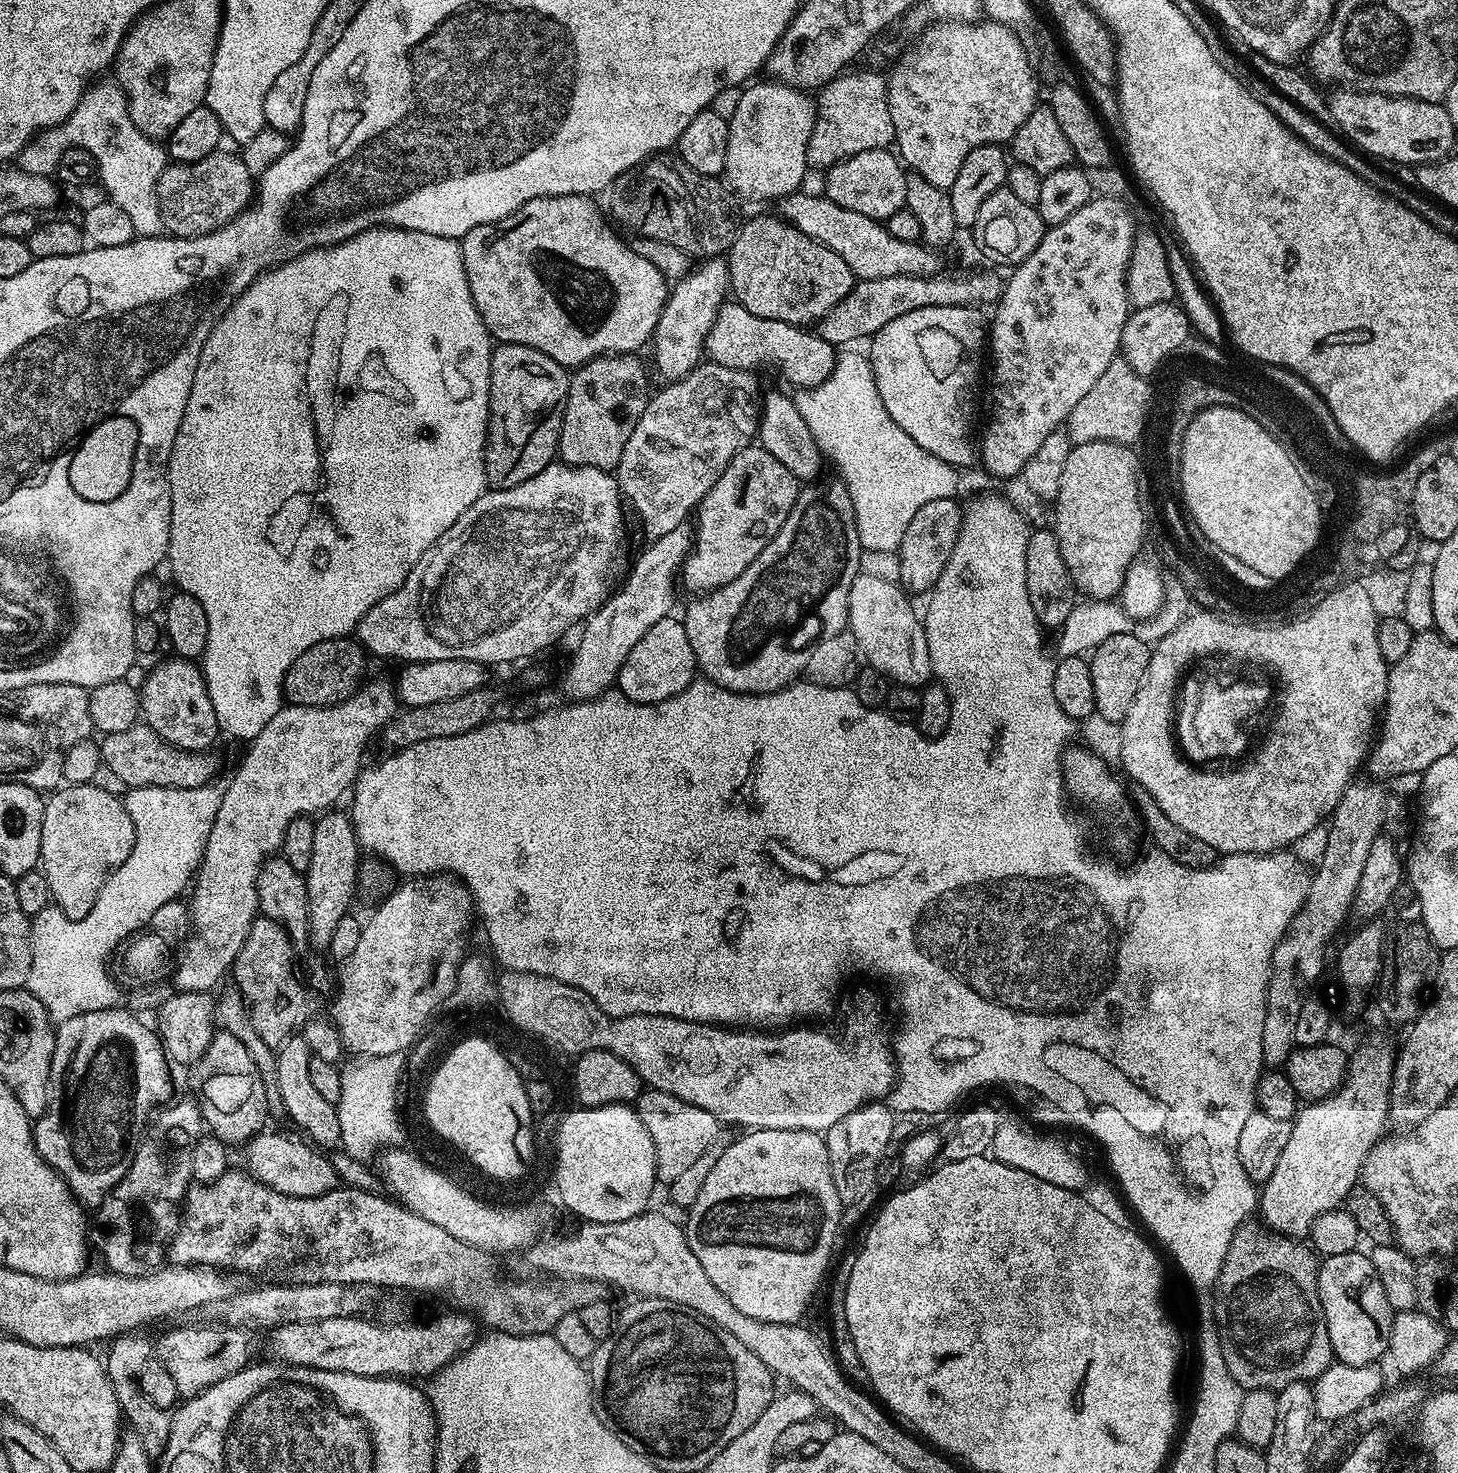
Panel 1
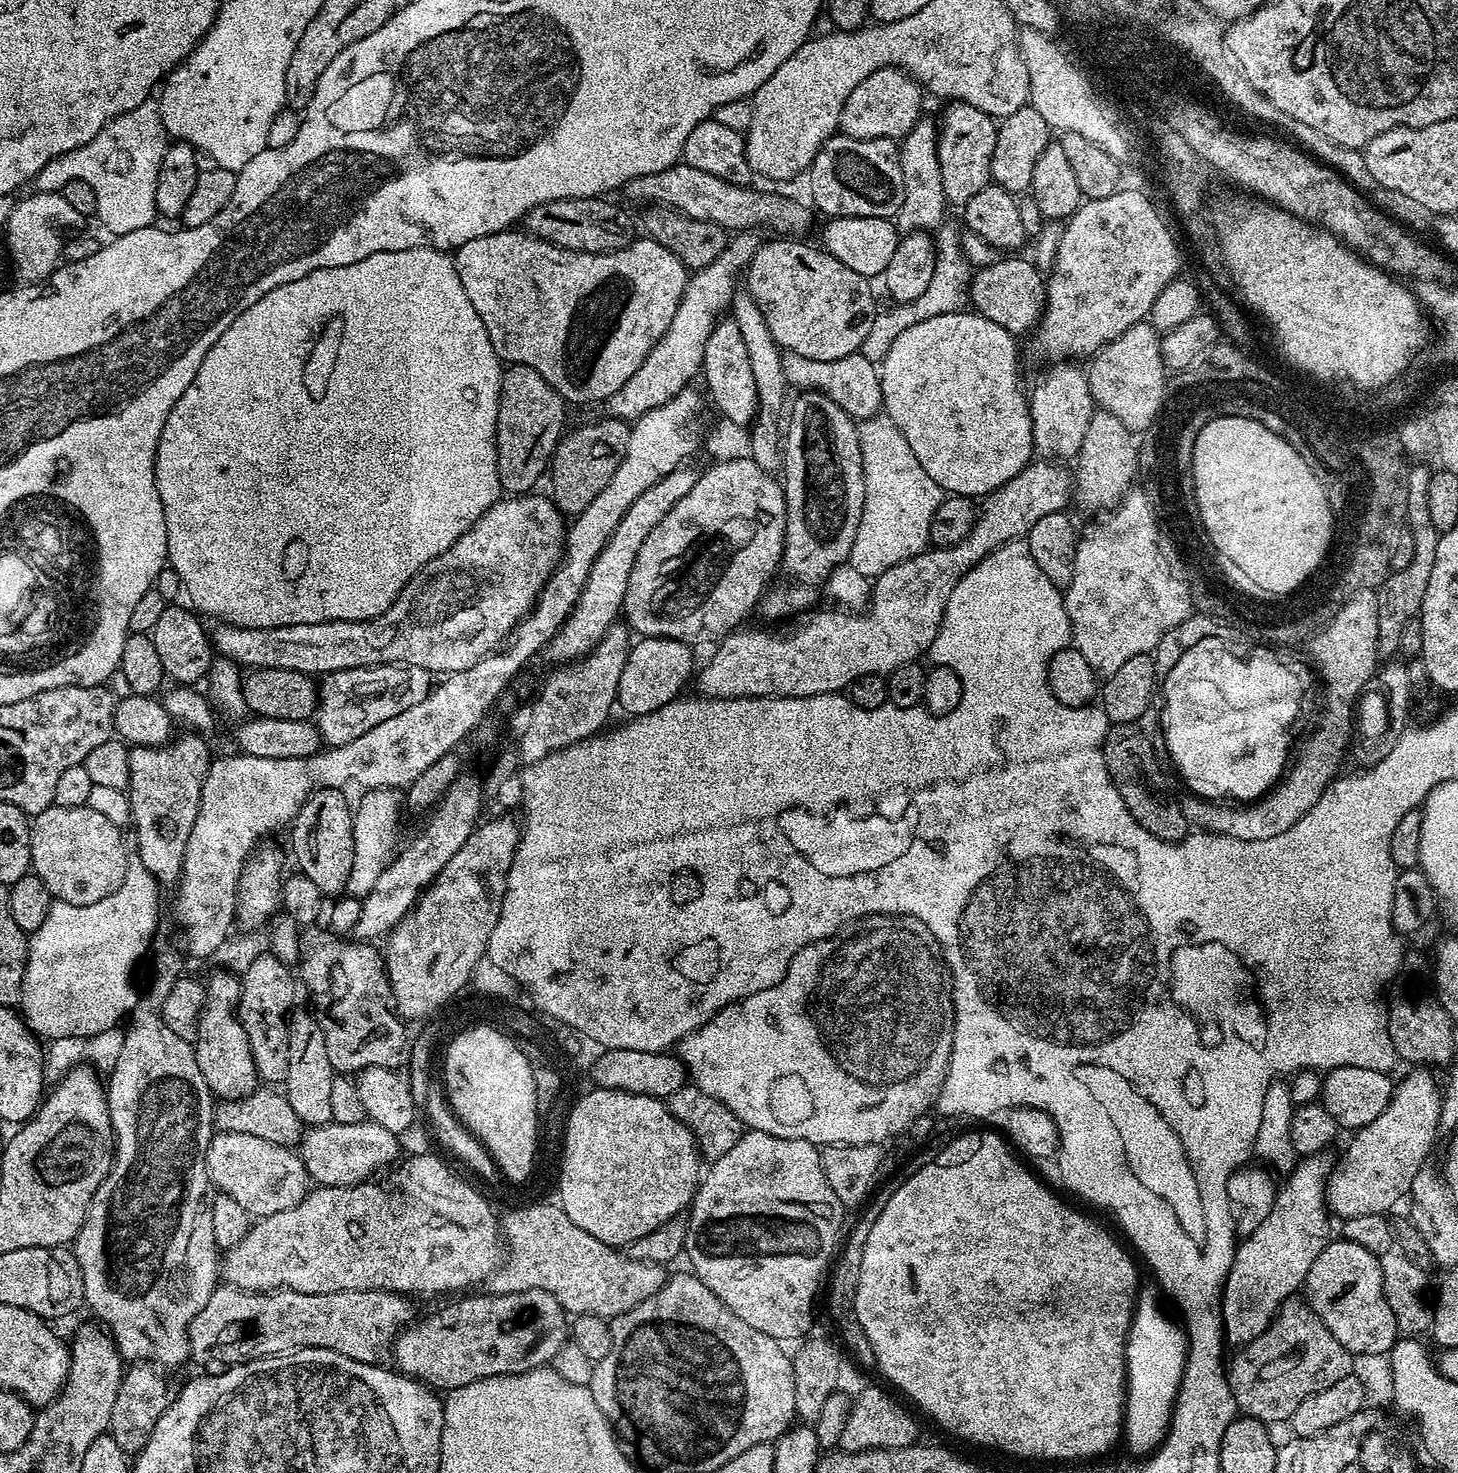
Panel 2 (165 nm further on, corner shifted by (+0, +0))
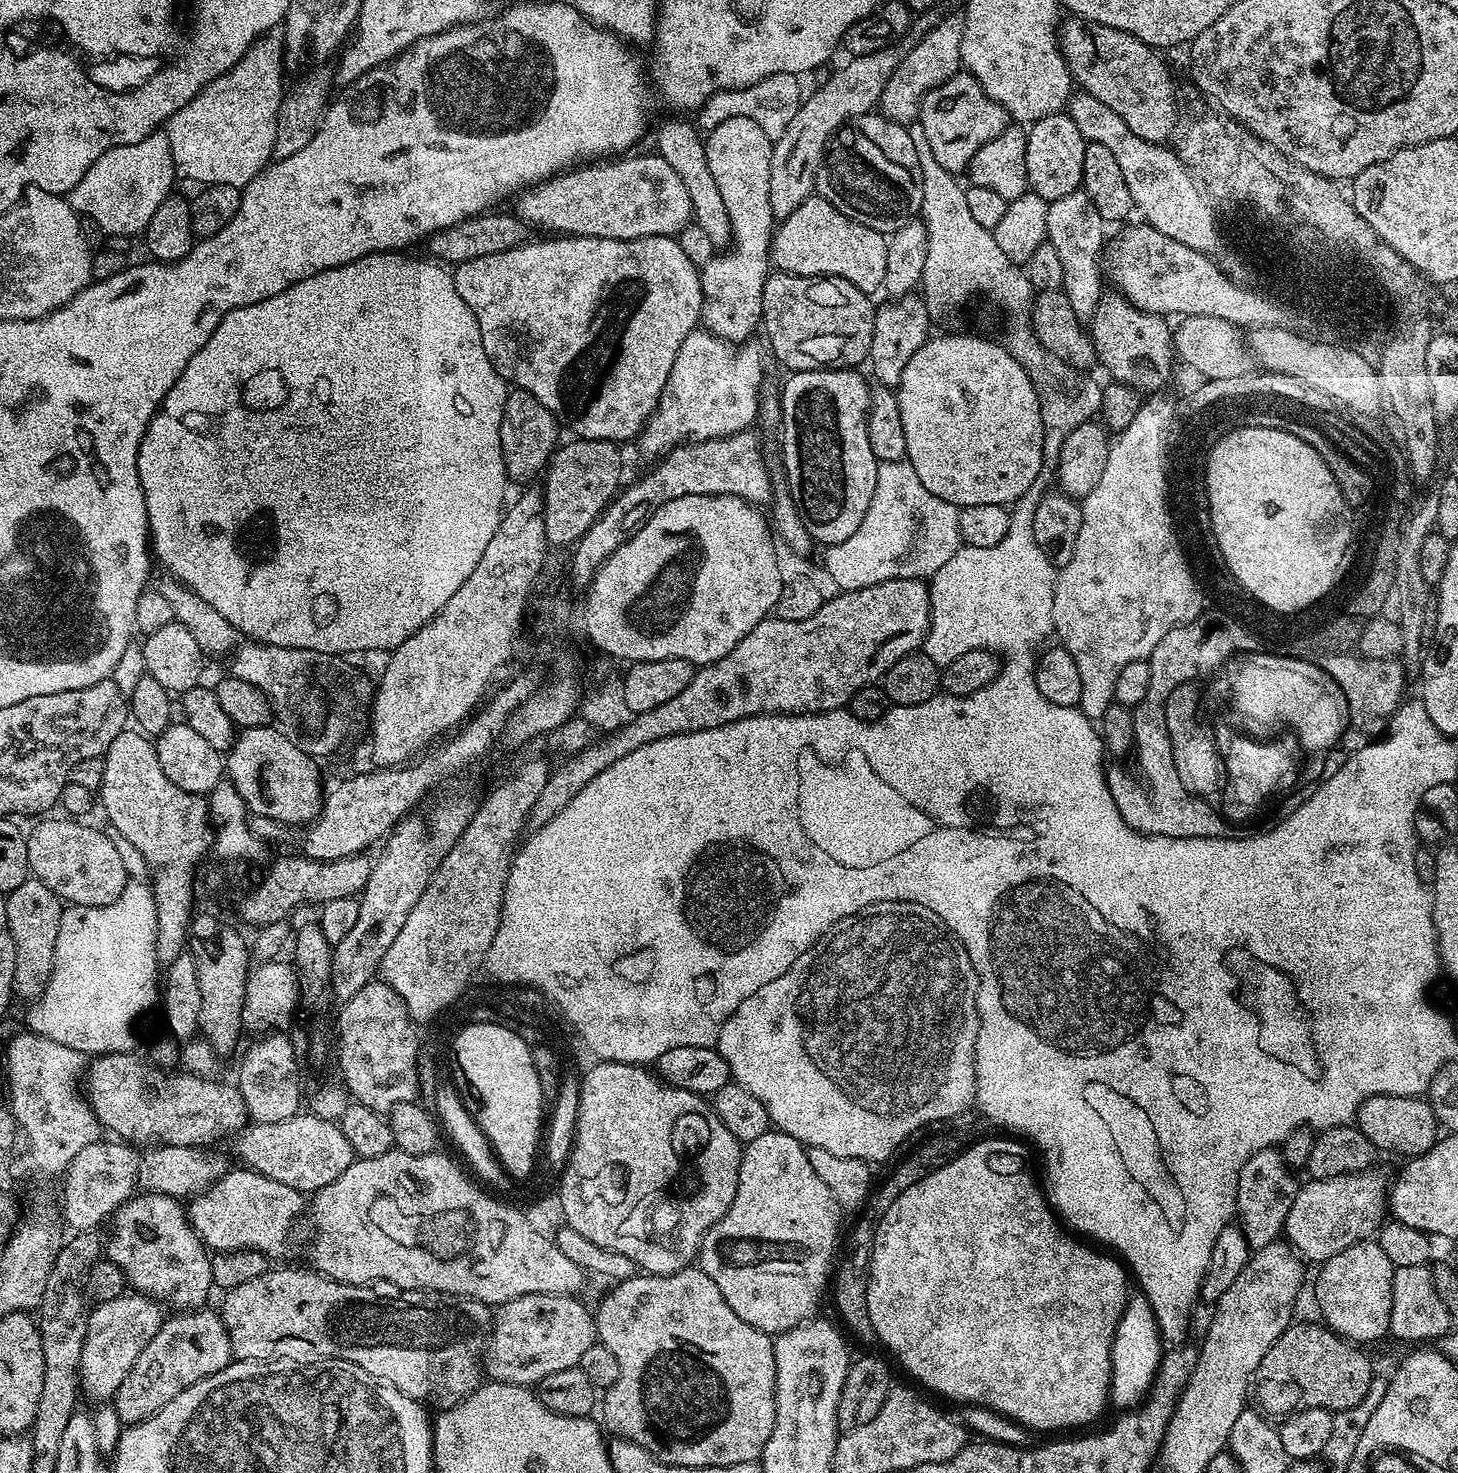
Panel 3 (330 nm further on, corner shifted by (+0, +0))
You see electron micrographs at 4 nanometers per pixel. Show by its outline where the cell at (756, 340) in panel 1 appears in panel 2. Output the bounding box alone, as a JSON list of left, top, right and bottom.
[783,352,884,422]

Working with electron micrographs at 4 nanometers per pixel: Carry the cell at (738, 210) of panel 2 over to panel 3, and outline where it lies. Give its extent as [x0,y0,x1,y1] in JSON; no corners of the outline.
[514,154,693,240]

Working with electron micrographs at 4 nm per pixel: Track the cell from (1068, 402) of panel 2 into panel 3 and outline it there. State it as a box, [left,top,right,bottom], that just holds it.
[1047,190,1106,324]

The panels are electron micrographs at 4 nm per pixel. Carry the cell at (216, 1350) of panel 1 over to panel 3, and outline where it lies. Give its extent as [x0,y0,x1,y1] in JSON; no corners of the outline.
[218,1267,494,1410]

